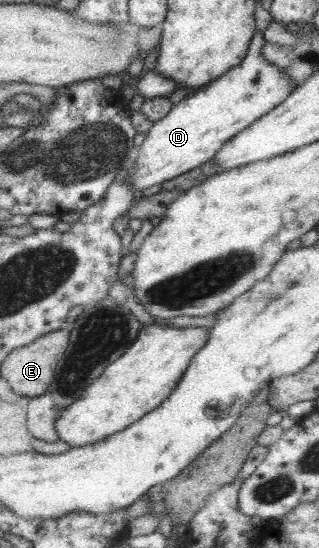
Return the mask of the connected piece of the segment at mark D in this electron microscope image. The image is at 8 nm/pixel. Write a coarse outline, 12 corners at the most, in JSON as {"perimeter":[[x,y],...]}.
{"perimeter":[[260,55],[153,122],[125,183],[132,192],[210,161],[282,103],[292,81]]}

